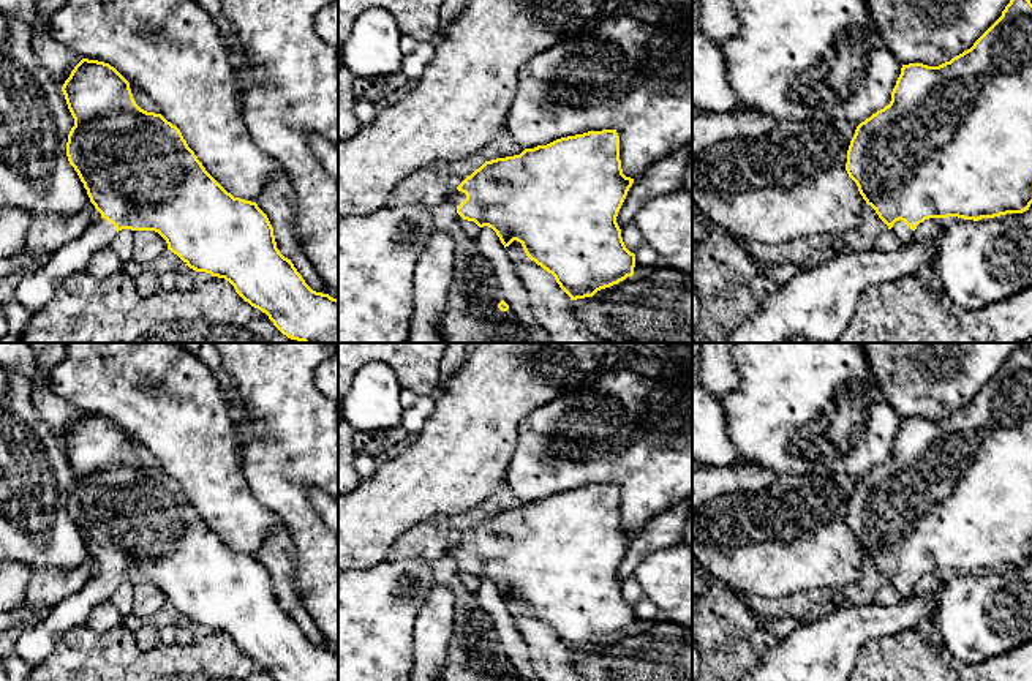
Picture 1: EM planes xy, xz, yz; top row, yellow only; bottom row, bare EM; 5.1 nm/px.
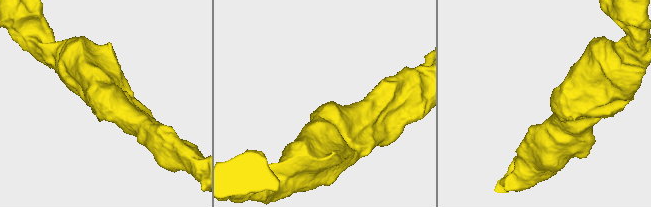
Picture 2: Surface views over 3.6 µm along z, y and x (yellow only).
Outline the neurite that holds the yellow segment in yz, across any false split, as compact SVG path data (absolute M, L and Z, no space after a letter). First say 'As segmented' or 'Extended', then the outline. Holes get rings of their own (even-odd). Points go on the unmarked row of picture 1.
Extended. M1019 344L1002 365L1002 370L962 408L939 420L923 417L902 419L901 428L891 446L891 455L883 463L861 476L847 504L846 525L857 537L860 548L879 572L904 597L913 594L913 585L929 572L958 570L978 575L1007 567L1023 567L1032 558L1032 357Z

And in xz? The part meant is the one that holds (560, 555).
Extended. M602 483L485 515L457 542L452 540L447 553L463 574L492 581L504 602L520 596L526 610L552 627L571 654L577 654L634 629L635 608L626 602L616 577L632 537L634 532L621 523L616 483Z

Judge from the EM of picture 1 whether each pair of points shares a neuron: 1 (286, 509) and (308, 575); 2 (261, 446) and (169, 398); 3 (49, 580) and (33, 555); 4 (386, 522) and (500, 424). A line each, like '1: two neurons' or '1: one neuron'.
1: one neuron
2: two neurons
3: two neurons
4: one neuron

